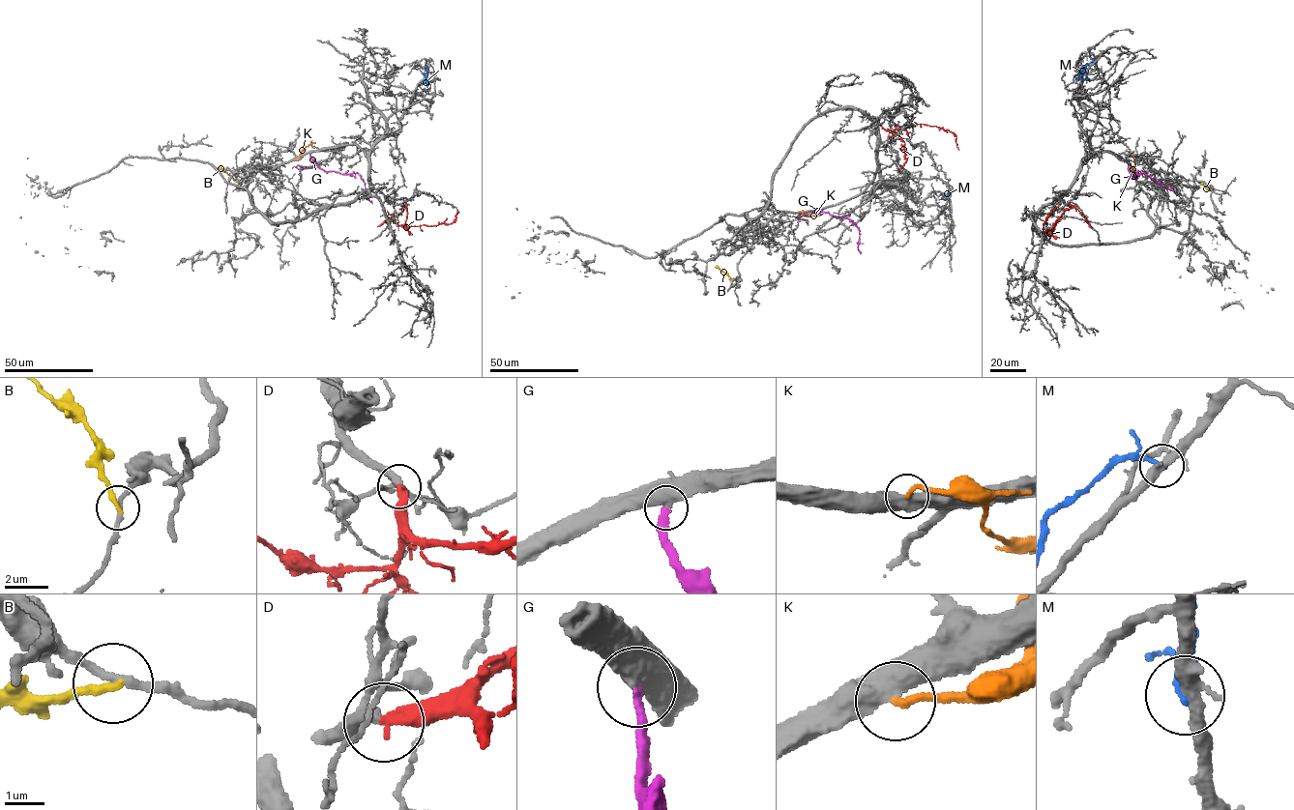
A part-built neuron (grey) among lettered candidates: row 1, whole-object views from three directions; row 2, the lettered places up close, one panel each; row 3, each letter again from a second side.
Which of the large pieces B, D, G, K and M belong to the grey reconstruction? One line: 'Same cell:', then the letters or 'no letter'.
Same cell: D, G

